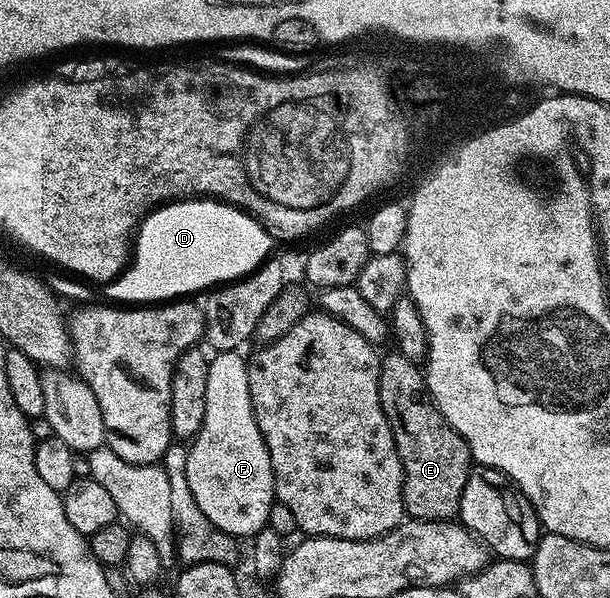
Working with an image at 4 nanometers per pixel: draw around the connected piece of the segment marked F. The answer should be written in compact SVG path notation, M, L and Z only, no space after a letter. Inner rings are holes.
M239 350L215 352L210 358L206 375L206 412L202 429L193 436L186 459L186 481L199 509L210 523L235 539L255 536L267 526L270 509L276 502L273 465L265 439L253 417L250 401L247 358Z

